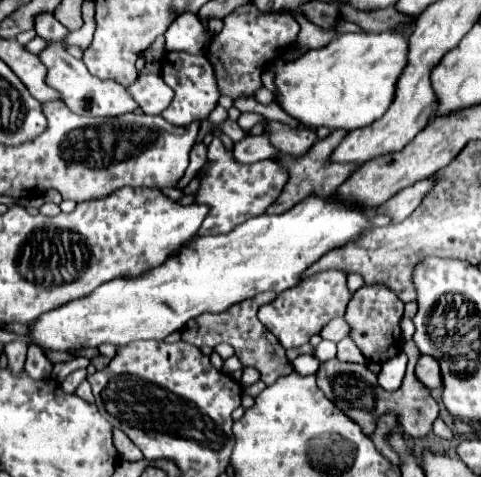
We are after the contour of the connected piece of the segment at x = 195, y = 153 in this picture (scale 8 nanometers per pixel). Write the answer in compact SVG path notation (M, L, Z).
M196 143L190 152L190 162L182 180L178 182L176 188L186 187L194 178L197 170L201 169L207 160L207 146L204 143Z

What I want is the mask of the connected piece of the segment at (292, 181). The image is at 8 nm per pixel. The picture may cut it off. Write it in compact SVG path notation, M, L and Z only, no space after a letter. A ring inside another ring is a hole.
M344 130L332 132L328 138L318 140L306 154L300 154L300 156L282 154L282 152L276 156L284 164L284 168L288 170L288 182L284 184L282 194L278 196L278 200L266 210L266 214L282 214L282 212L294 208L298 202L306 200L308 196L320 196L320 198L330 196L348 178L348 174L352 174L352 170L358 168L358 166L322 166L322 162L326 162L326 158L334 150L334 146L338 146L338 142L342 140L344 134L346 134Z

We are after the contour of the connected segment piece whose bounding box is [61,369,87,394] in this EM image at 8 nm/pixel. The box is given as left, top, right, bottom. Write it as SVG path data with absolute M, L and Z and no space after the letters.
M78 369L71 373L62 383L61 388L66 393L74 393L79 386L79 384L87 378L86 369Z

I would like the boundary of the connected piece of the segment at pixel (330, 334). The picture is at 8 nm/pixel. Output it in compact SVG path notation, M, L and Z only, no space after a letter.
M334 318L334 320L330 320L330 324L320 332L322 338L334 340L334 342L340 342L340 340L346 338L348 334L350 334L350 324L348 324L344 318Z

